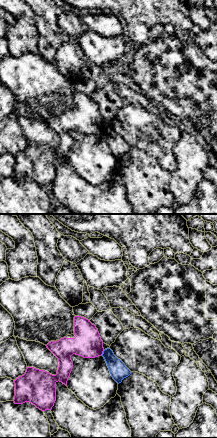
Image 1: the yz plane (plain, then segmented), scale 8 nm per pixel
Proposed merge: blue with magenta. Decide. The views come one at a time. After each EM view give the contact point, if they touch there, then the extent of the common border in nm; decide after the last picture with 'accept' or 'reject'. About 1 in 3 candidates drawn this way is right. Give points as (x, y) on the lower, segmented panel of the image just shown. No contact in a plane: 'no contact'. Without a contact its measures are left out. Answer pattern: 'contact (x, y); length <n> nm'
contact (103, 352); length 50 nm

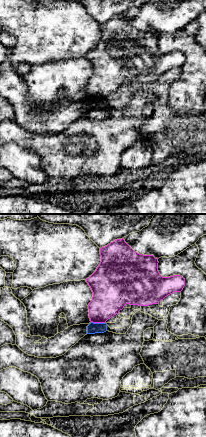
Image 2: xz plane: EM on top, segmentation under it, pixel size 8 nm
contact (98, 323); length 110 nm

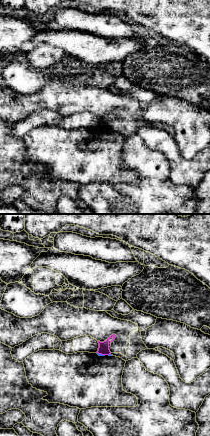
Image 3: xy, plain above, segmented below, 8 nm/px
contact (101, 354); length 70 nm

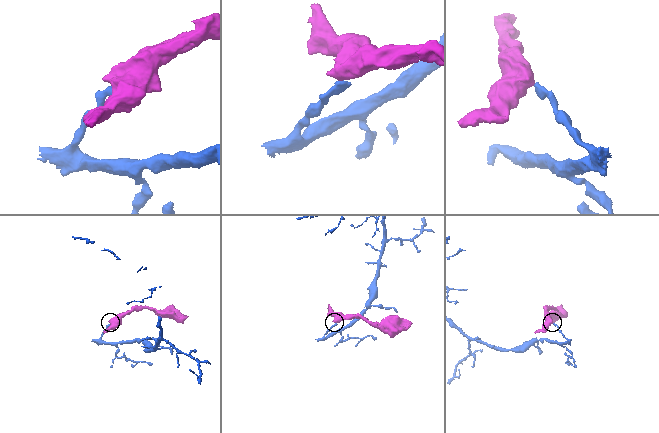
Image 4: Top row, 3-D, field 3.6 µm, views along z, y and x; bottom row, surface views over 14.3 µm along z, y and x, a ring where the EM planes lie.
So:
reject

